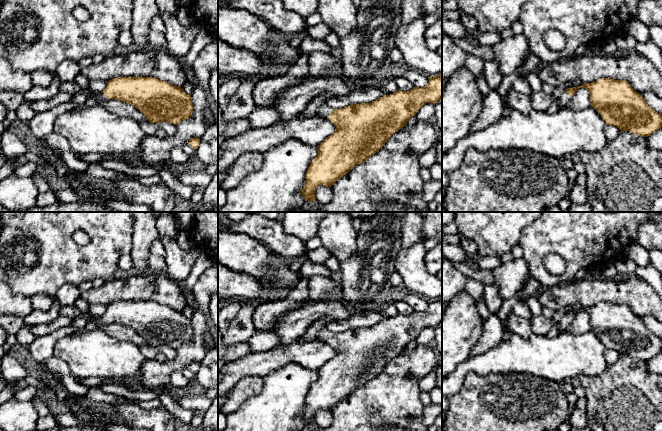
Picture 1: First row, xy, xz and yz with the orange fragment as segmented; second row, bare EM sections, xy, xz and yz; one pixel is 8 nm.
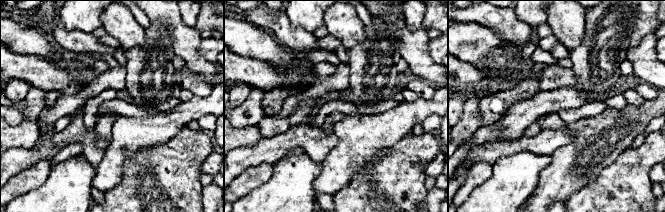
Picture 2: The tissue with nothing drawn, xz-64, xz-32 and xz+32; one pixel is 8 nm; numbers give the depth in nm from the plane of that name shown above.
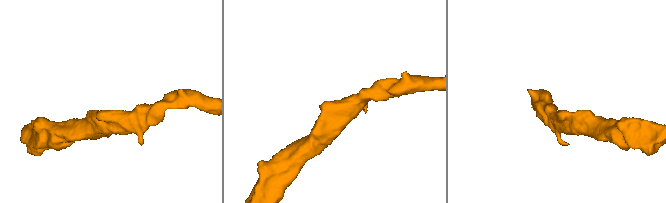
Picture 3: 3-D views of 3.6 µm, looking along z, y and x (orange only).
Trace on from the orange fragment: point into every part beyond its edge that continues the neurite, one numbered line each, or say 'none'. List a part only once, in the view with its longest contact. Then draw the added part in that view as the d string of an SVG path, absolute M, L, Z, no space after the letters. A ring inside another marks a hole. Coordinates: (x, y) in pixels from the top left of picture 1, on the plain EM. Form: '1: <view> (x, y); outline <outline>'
1: xy (100, 320); outline M102 314L97 315L97 318L95 321L89 321L87 322L87 324L80 330L73 332L73 335L77 335L89 330L95 330L95 329L102 329L102 326L105 325L107 323L107 321L105 320L105 318L103 317Z

